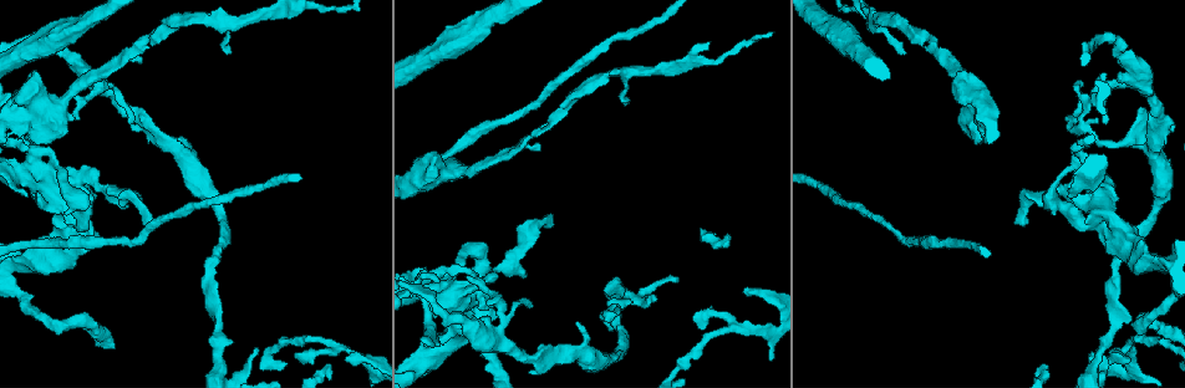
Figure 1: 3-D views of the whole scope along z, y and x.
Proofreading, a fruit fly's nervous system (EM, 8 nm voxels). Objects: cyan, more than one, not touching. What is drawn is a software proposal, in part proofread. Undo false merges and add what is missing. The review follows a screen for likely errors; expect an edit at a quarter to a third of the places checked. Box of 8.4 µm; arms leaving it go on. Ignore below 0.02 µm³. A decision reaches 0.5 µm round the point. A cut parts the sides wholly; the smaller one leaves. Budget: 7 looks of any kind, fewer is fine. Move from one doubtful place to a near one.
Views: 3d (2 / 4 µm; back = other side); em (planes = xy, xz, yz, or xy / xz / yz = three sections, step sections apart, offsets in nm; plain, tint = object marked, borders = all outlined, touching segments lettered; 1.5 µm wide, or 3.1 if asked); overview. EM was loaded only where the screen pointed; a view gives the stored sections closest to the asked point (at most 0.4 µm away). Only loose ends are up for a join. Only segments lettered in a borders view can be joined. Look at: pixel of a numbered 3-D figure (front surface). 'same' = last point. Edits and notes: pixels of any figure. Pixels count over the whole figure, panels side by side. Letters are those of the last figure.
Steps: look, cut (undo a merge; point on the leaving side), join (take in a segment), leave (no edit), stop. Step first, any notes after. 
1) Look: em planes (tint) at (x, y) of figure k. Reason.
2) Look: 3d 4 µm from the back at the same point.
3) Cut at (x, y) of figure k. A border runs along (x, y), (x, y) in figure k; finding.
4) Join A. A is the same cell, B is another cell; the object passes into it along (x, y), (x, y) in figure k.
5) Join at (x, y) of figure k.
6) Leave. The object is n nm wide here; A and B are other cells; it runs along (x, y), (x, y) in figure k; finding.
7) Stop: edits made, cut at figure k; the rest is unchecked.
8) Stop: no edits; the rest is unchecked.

Look: 3d 4 µm at (81, 224) of figure 1. Abrupt turn.

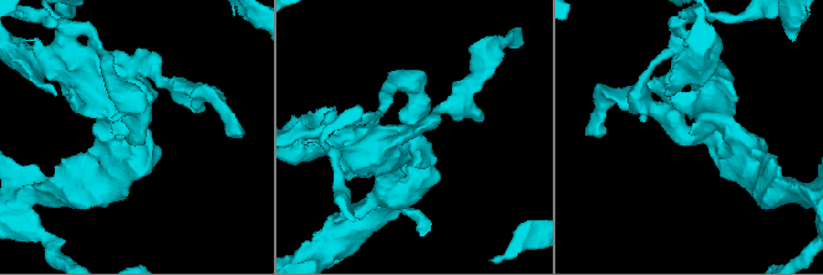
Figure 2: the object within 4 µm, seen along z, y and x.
Look: em xz step 4 (tint) at (696, 135) of figure 2. The arms are 280, 550 nm wide.

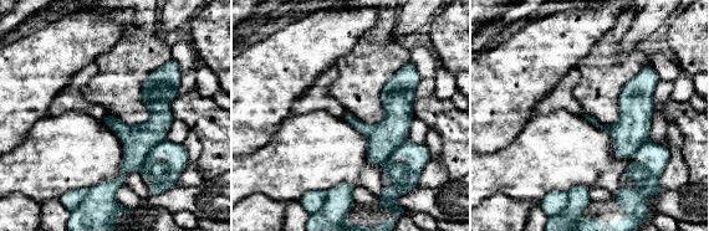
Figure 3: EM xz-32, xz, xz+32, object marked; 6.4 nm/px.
Look: em planes (borders) at the same point.

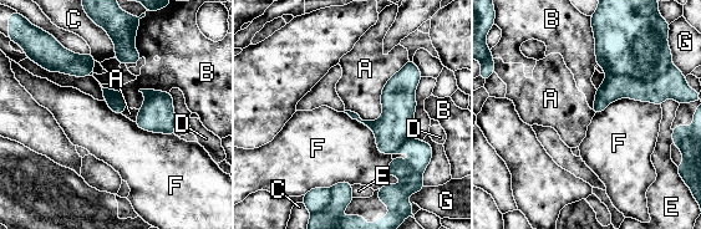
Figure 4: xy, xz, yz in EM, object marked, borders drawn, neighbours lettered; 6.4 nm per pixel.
Cut at (633, 42) of figure 4. A, B, C, D, E, F and G are other cells; a border runs along (669, 67), (646, 81), (605, 72) in figure 4; a second cell is stuck on.

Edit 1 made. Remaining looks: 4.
Look: overview. See it whole again.

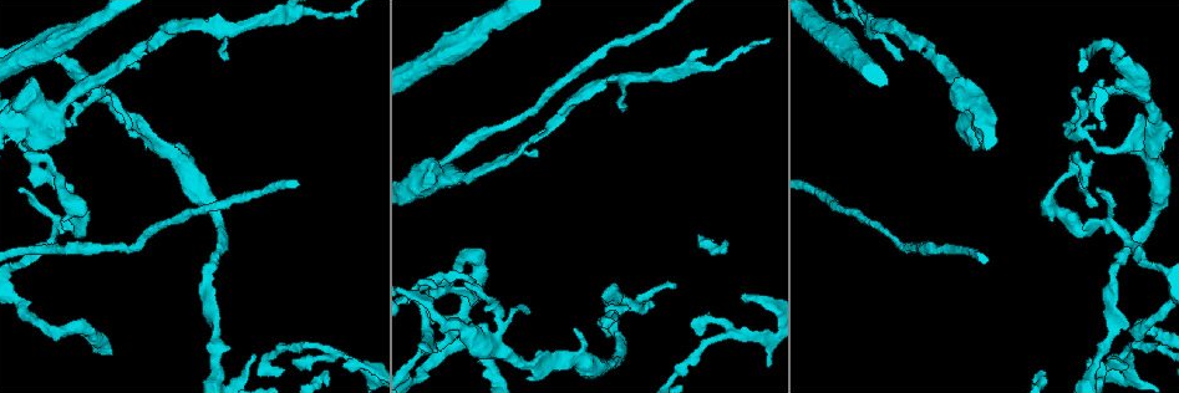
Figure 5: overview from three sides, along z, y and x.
Look: em planes (tint) at (23, 155) of figure 5. Tapers out.

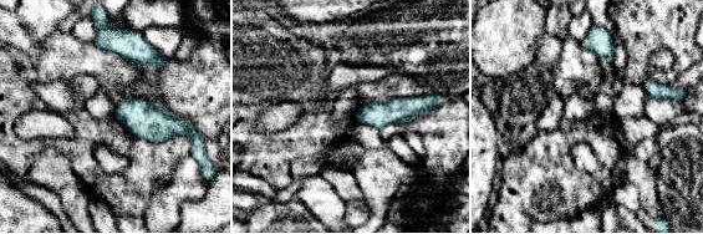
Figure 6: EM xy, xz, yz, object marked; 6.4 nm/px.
Look: em planes (borders) at the same point. See the neighbours.

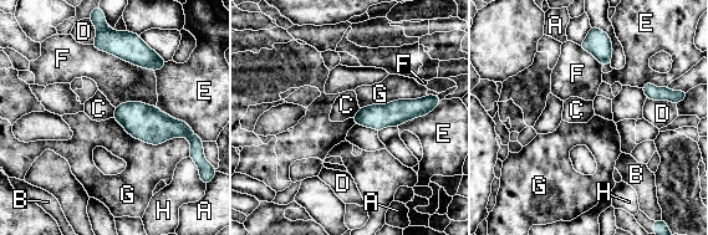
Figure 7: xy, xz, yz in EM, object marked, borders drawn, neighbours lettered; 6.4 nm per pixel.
Leave. The object is 150 nm wide here; A, B, C, D, E, F, G and H are other cells; no lettered segment goes on from it.

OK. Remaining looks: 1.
Look: em planes (borders) at (623, 111) of figure 5. An open end.

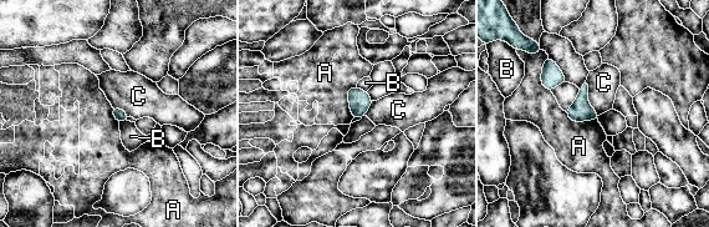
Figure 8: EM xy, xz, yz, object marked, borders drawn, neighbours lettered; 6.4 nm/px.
Leave. A, B and C are other cells; a border runs along (585, 82), (587, 101), (598, 115) in figure 8; none of them fits.

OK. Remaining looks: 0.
Stop: edits made, cut at figure 4; the rest is unchecked.

